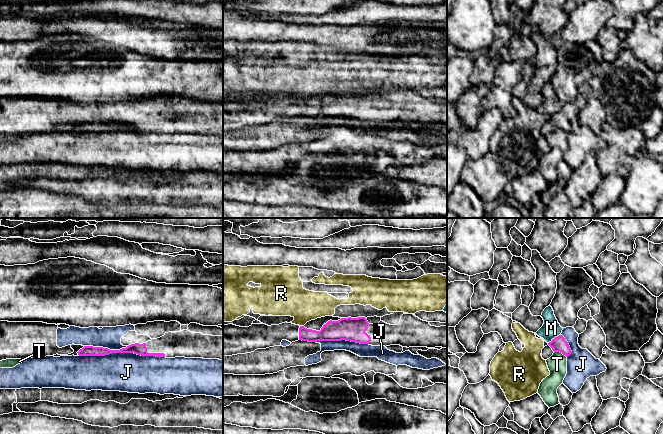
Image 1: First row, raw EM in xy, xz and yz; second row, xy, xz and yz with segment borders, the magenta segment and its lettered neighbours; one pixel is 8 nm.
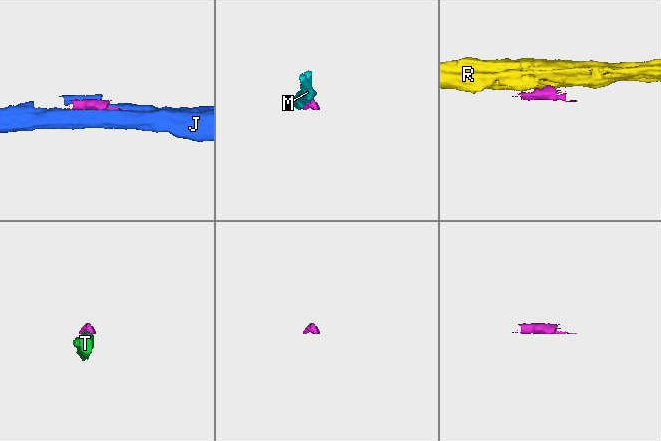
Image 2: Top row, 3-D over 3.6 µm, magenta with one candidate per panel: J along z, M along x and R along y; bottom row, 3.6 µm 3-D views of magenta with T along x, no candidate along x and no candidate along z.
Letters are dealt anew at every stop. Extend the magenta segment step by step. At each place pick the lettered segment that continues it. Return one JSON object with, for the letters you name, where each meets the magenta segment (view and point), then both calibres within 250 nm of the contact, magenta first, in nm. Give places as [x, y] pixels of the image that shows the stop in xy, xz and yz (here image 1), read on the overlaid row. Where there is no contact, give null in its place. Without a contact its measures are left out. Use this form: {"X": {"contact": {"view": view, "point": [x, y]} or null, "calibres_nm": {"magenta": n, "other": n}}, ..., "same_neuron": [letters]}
{"same_neuron": []}

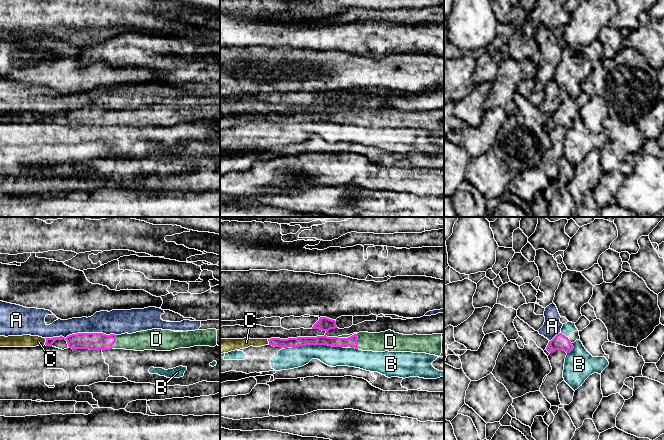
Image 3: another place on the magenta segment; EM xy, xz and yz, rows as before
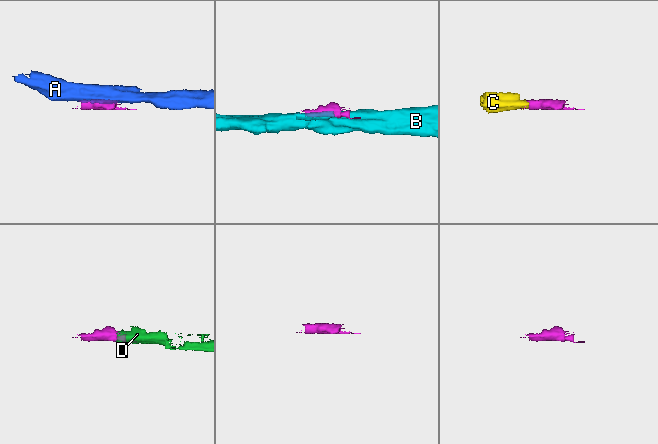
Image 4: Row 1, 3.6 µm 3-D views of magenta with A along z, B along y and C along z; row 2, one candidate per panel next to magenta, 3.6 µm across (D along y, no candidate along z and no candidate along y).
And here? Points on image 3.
{"C": {"contact": {"view": "xy", "point": [46, 341]}, "calibres_nm": {"magenta": 130, "other": 100}}, "D": {"contact": {"view": "xz", "point": [353, 335]}, "calibres_nm": {"magenta": 110, "other": 160}}, "same_neuron": ["C", "D"]}

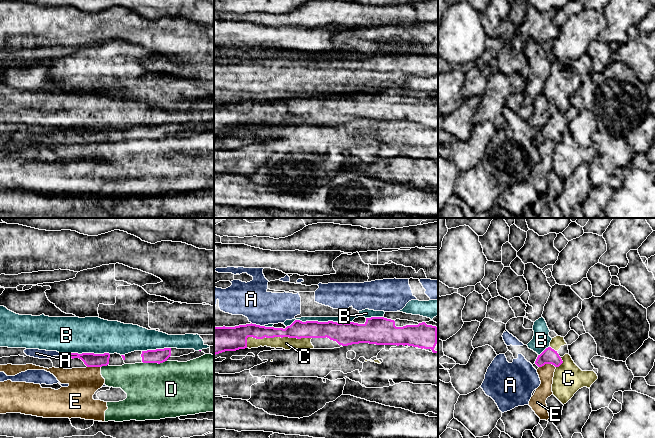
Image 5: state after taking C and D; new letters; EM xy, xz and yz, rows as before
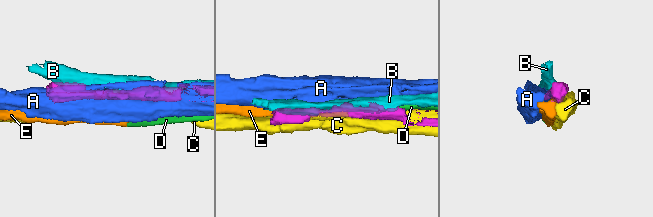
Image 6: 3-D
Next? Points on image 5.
{"same_neuron": []}

